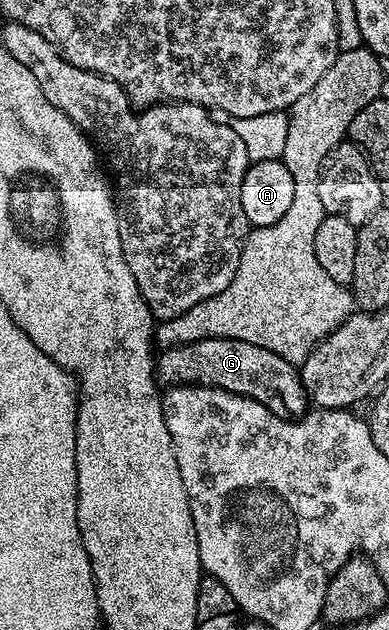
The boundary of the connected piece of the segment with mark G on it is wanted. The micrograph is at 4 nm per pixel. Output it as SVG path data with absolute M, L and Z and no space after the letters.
M204 338L186 346L170 346L160 351L155 362L155 373L158 383L164 384L166 387L200 384L202 386L214 386L220 390L230 390L233 394L242 394L245 398L253 398L259 404L263 404L263 408L275 412L275 416L280 418L292 418L294 420L304 418L307 407L310 405L309 397L305 394L305 389L301 383L298 367L267 348L259 348L259 344L247 344L247 340Z

